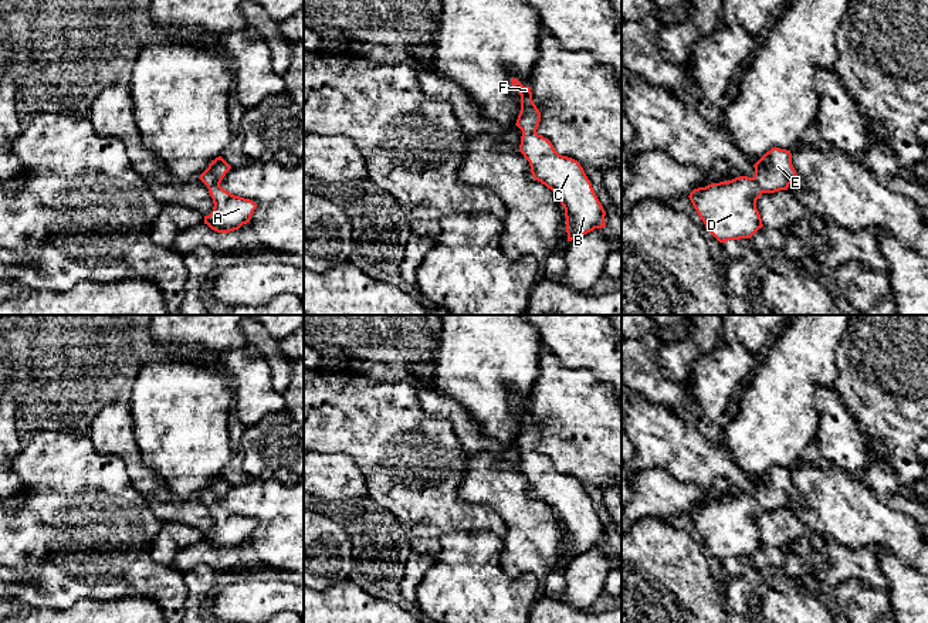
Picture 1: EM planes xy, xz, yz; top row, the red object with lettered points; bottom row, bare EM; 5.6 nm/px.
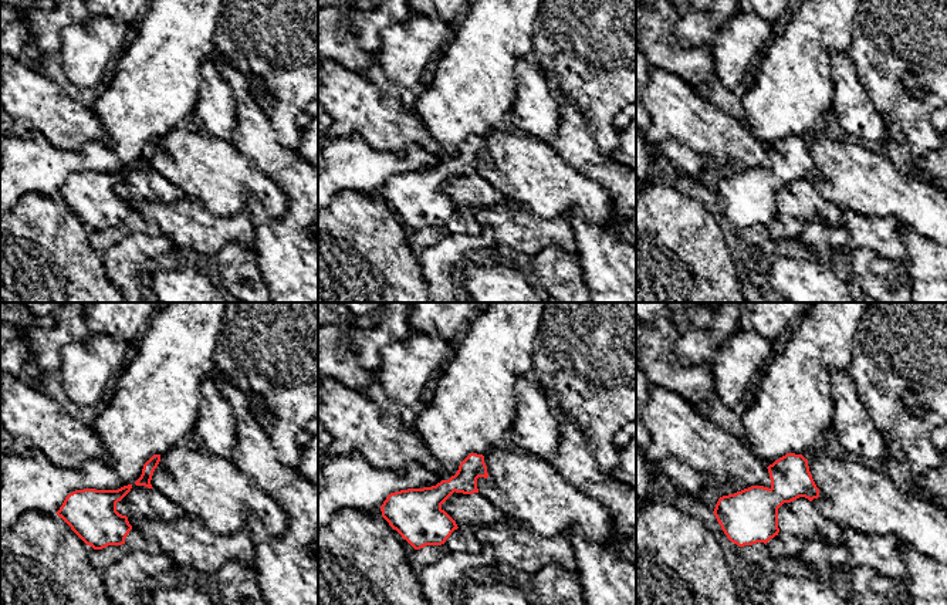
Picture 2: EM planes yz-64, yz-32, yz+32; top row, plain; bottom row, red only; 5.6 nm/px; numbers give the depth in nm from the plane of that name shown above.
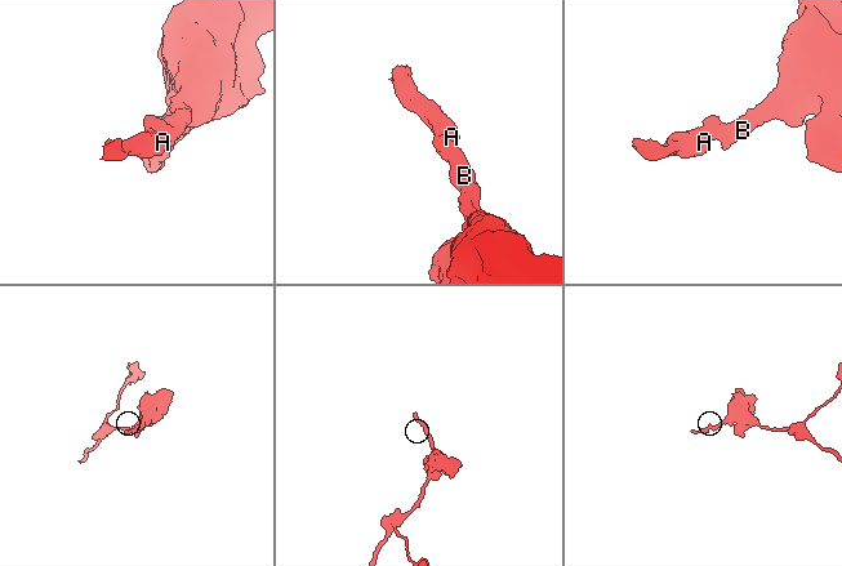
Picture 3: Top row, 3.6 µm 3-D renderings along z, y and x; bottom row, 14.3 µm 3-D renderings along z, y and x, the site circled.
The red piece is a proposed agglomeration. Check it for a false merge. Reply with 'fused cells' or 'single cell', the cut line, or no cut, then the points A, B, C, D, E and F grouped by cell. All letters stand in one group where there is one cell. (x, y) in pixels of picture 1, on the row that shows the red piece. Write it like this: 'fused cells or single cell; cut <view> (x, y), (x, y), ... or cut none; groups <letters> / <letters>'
single cell; cut none; groups A B C D E F

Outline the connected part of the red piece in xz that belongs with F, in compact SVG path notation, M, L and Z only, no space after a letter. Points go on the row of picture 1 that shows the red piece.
M511 79L521 95L517 126L522 131L519 152L529 162L535 180L556 193L565 209L568 241L595 228L606 227L606 211L580 163L559 155L551 140L536 133L541 112L532 101L531 87Z

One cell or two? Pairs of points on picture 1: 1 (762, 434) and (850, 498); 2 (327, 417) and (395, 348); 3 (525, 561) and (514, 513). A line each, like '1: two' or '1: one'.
1: two
2: two
3: one

